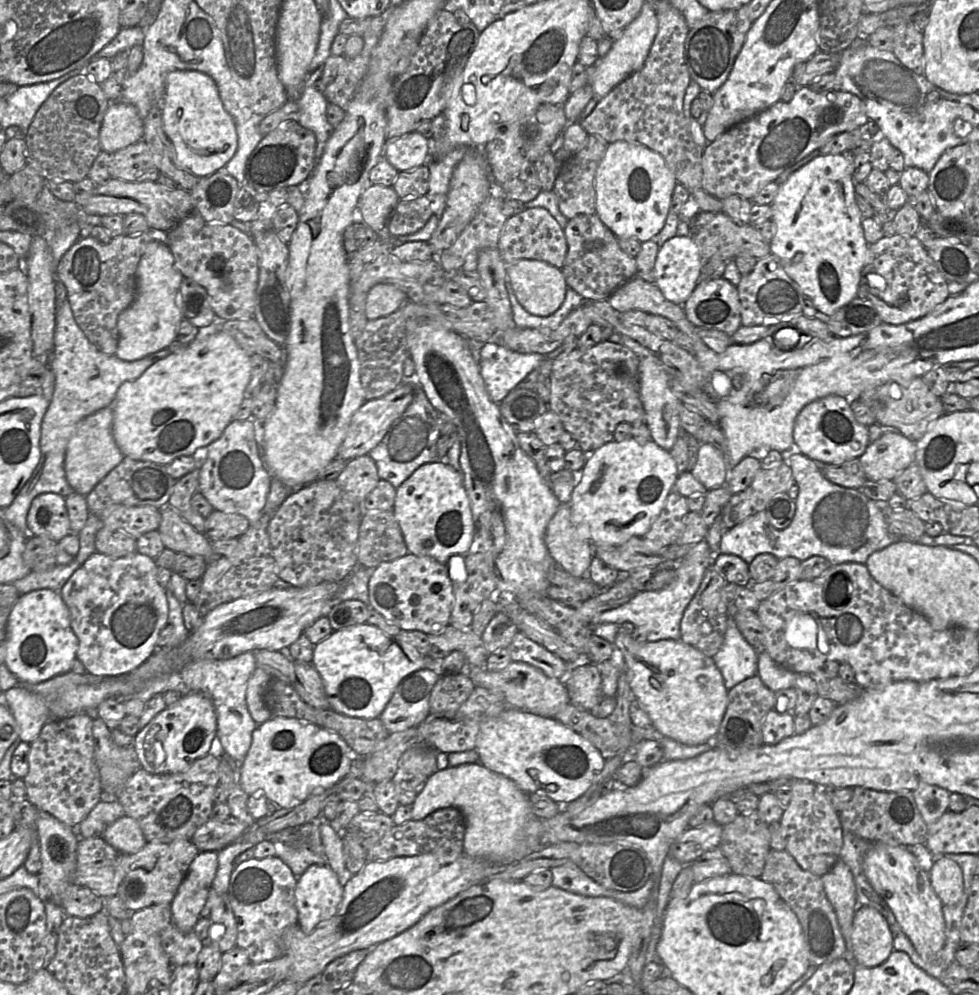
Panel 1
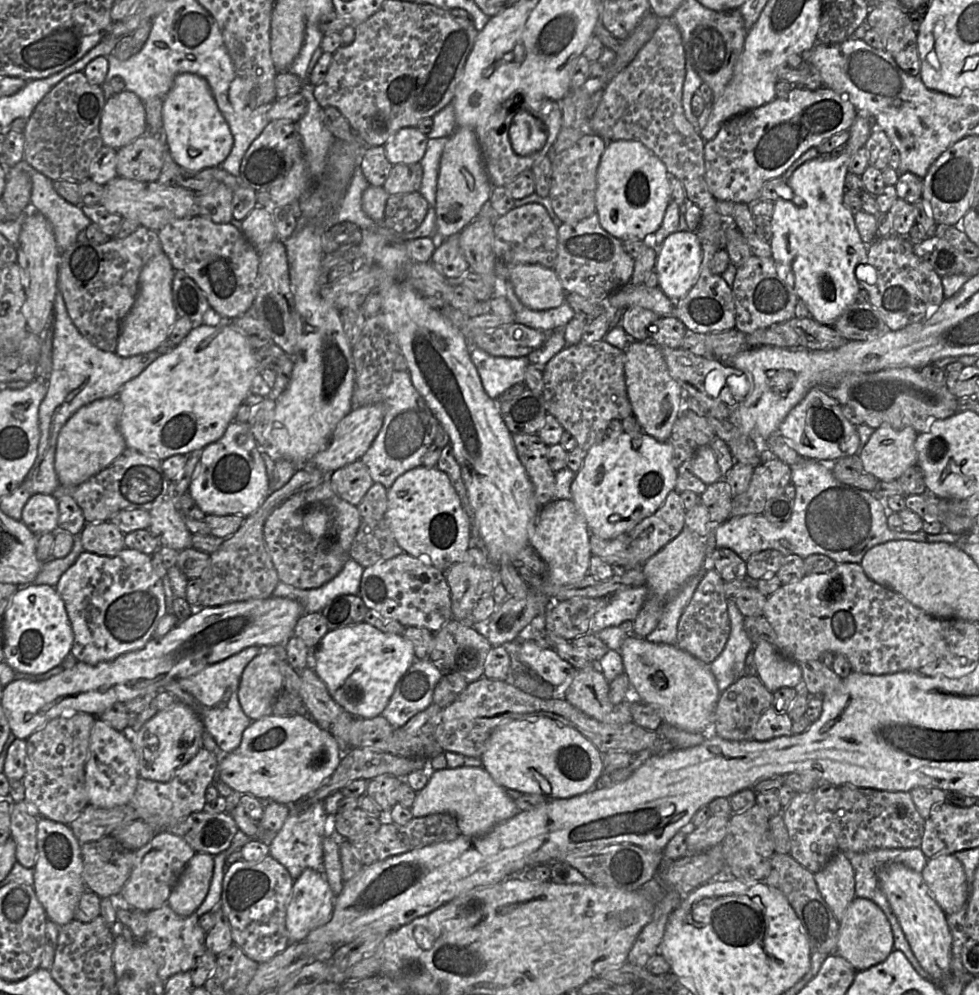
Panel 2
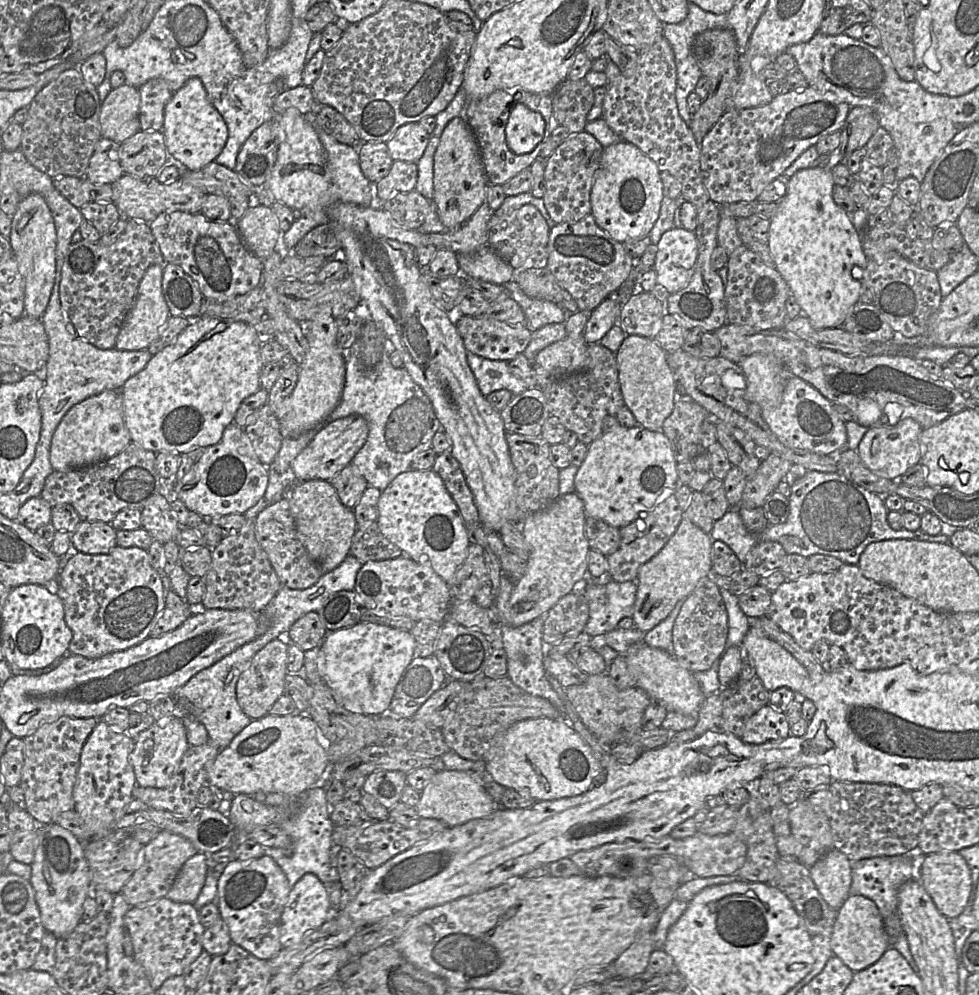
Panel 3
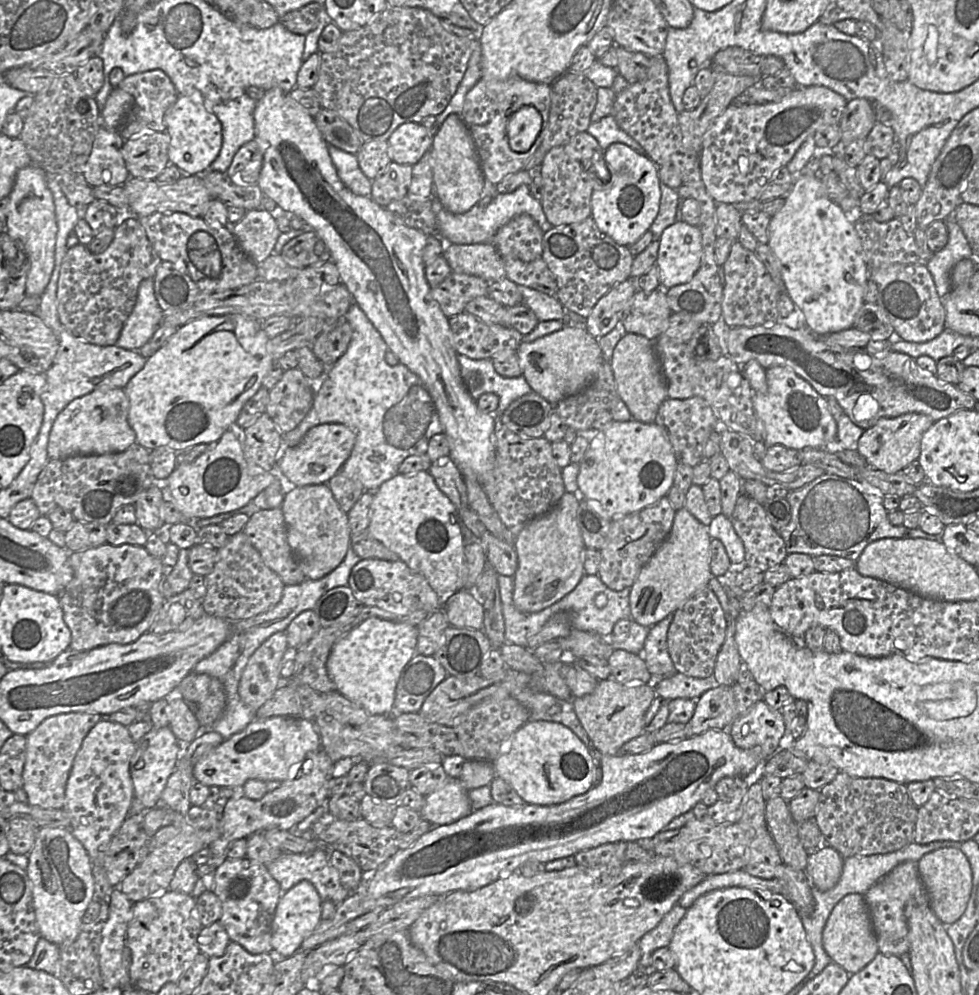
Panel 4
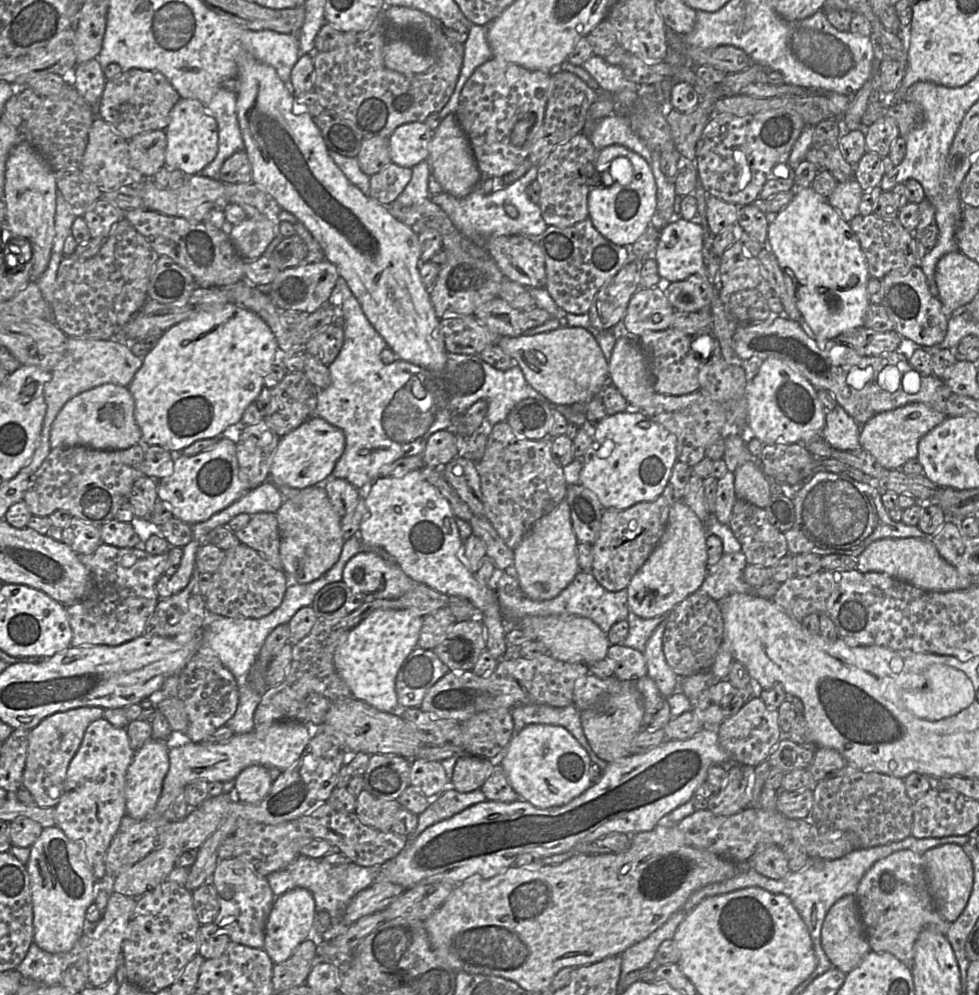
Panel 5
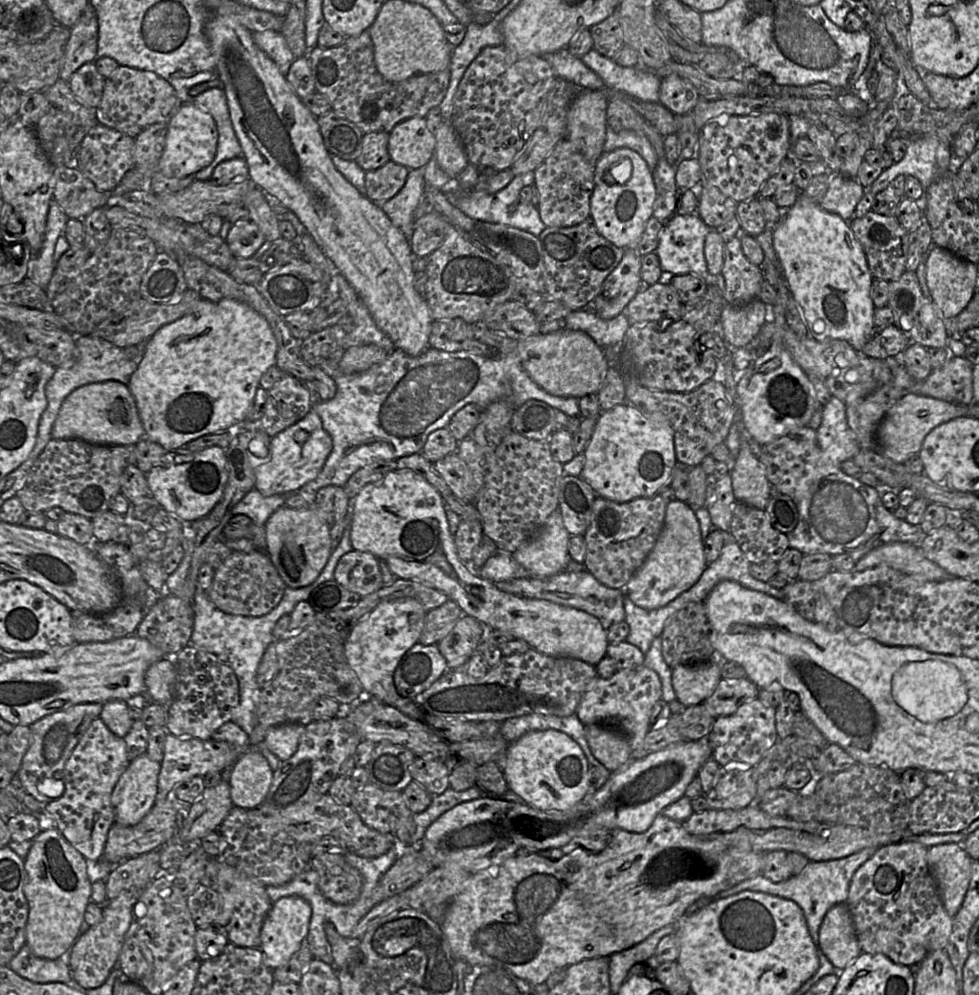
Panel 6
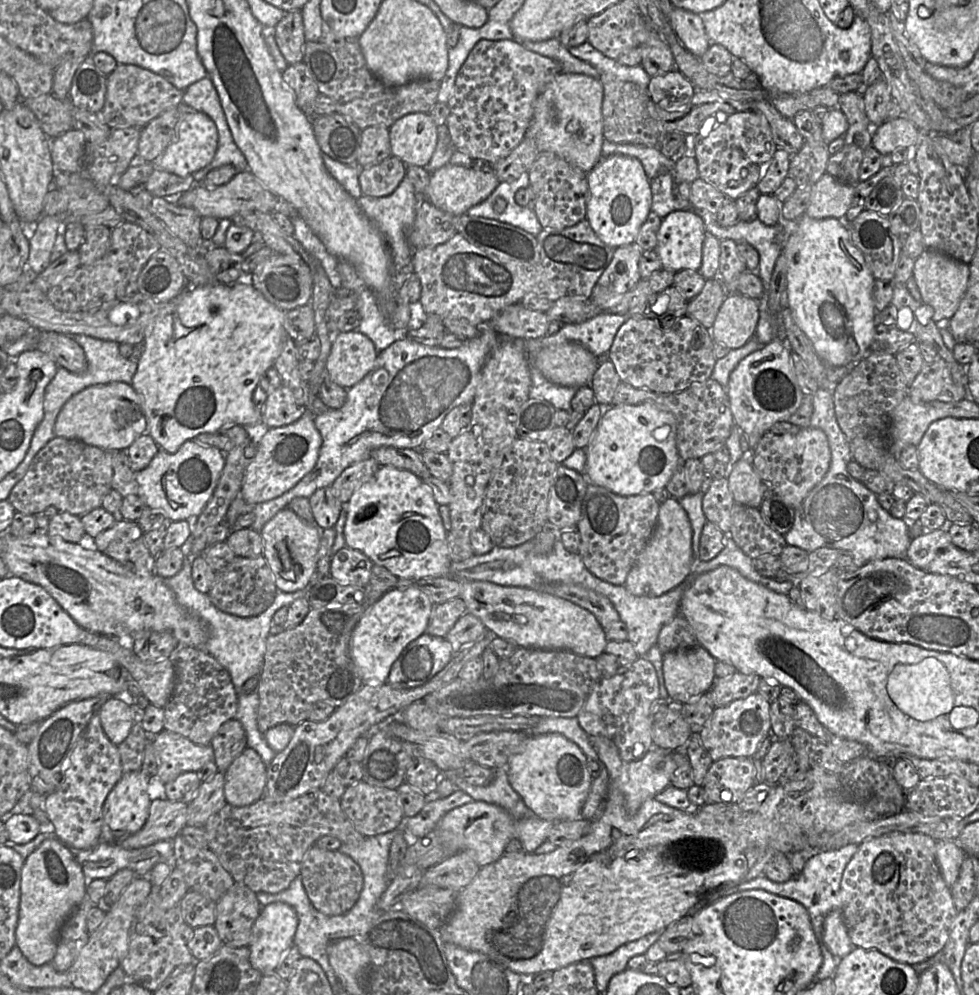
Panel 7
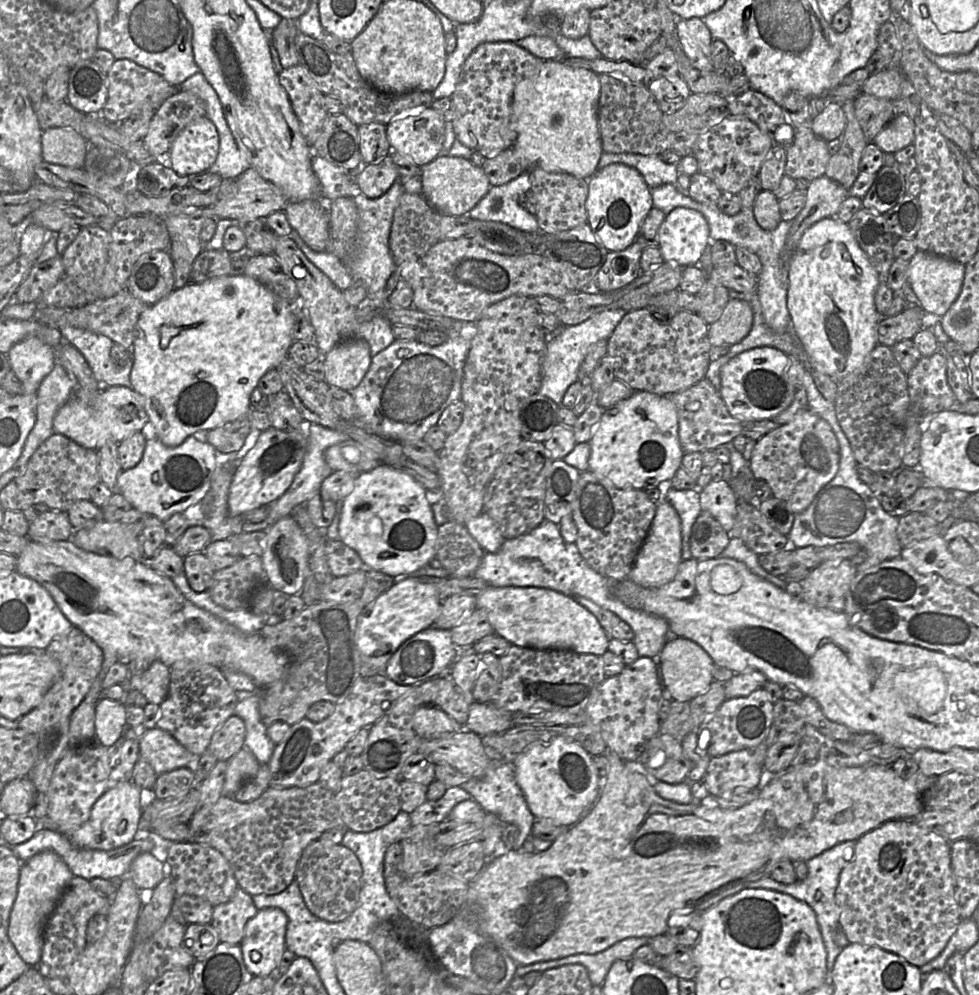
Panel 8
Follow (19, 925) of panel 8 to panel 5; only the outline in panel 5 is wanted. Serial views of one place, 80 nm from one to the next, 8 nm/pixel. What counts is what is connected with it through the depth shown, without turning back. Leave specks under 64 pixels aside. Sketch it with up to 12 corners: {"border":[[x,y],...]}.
{"border":[[43,828],[25,867],[33,943],[68,952],[96,879],[83,845]]}

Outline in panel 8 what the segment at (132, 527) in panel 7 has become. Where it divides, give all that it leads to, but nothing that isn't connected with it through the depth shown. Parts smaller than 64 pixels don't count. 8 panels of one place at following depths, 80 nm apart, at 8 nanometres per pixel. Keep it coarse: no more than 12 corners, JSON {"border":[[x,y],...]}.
{"border":[[119,521],[74,530],[82,550],[143,561],[138,536]]}

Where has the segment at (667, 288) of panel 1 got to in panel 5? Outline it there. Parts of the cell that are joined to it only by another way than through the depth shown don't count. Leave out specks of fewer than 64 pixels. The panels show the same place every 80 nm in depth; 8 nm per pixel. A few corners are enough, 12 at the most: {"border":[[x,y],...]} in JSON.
{"border":[[680,218],[662,228],[654,258],[669,282],[710,281],[703,229]]}

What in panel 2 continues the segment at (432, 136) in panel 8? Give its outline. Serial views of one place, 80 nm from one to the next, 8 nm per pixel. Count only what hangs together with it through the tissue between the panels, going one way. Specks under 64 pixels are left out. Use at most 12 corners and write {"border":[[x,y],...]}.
{"border":[[402,128],[385,144],[392,165],[420,163],[427,135]]}

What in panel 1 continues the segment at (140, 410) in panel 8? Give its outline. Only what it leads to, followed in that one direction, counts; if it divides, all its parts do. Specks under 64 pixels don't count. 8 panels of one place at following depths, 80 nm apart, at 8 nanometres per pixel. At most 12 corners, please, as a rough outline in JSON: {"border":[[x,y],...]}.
{"border":[[113,410],[82,419],[64,469],[87,495],[123,460]]}

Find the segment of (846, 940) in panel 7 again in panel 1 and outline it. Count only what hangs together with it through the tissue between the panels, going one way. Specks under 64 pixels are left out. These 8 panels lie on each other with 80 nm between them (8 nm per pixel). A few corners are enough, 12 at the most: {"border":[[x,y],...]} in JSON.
{"border":[[865,905],[855,912],[851,943],[864,967],[893,951],[885,918]]}

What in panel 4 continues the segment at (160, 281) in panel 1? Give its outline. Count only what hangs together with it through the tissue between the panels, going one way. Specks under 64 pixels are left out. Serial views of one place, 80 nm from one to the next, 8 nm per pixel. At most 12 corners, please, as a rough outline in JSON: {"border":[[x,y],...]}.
{"border":[[154,278],[140,283],[116,345],[138,352],[162,325]]}

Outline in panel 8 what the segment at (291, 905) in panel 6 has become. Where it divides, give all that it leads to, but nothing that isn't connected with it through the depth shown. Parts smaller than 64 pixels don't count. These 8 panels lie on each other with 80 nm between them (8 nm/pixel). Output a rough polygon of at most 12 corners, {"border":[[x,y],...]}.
{"border":[[258,910],[239,945],[253,976],[268,976],[286,950],[285,912]]}

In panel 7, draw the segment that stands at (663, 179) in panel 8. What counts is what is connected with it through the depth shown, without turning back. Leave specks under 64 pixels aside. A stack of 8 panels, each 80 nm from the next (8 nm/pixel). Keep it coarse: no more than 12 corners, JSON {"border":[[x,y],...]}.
{"border":[[603,141],[601,155],[637,158],[649,180],[673,172],[674,162],[659,149]]}

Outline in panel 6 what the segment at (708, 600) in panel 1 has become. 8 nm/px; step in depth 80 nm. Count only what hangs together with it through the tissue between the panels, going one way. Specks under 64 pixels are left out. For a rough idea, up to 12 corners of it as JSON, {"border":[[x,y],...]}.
{"border":[[703,601],[664,624],[662,655],[670,668],[718,655]]}

